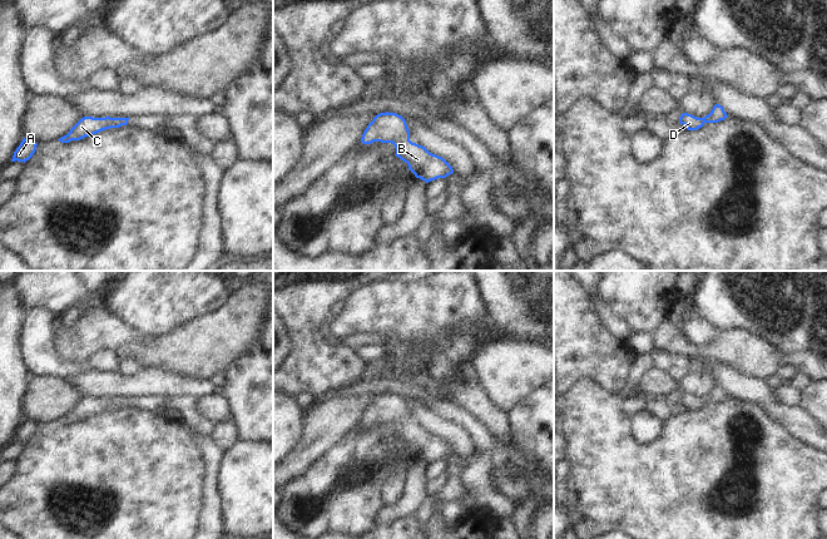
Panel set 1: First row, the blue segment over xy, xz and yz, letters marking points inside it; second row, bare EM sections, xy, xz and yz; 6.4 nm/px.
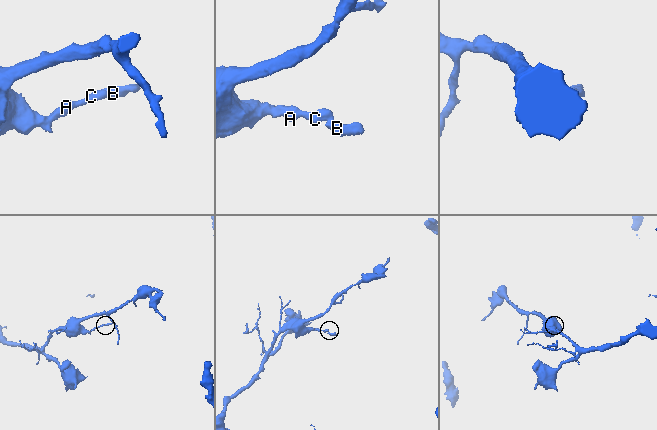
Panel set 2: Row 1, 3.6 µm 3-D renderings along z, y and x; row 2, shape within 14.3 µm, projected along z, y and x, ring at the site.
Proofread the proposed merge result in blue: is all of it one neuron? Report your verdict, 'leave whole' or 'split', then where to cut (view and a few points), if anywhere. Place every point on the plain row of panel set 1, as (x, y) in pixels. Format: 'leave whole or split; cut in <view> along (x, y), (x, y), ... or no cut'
leave whole; no cut

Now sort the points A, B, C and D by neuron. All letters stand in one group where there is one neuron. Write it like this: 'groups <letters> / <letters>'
groups A B C D

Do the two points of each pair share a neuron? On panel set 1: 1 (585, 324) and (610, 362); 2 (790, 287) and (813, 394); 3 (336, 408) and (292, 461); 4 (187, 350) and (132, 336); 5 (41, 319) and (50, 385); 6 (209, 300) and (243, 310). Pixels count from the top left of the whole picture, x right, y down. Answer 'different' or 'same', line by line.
1: same
2: different
3: same
4: different
5: different
6: different

